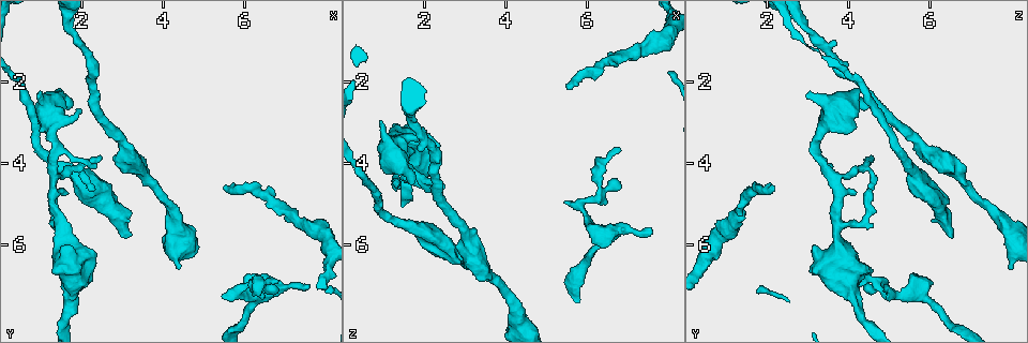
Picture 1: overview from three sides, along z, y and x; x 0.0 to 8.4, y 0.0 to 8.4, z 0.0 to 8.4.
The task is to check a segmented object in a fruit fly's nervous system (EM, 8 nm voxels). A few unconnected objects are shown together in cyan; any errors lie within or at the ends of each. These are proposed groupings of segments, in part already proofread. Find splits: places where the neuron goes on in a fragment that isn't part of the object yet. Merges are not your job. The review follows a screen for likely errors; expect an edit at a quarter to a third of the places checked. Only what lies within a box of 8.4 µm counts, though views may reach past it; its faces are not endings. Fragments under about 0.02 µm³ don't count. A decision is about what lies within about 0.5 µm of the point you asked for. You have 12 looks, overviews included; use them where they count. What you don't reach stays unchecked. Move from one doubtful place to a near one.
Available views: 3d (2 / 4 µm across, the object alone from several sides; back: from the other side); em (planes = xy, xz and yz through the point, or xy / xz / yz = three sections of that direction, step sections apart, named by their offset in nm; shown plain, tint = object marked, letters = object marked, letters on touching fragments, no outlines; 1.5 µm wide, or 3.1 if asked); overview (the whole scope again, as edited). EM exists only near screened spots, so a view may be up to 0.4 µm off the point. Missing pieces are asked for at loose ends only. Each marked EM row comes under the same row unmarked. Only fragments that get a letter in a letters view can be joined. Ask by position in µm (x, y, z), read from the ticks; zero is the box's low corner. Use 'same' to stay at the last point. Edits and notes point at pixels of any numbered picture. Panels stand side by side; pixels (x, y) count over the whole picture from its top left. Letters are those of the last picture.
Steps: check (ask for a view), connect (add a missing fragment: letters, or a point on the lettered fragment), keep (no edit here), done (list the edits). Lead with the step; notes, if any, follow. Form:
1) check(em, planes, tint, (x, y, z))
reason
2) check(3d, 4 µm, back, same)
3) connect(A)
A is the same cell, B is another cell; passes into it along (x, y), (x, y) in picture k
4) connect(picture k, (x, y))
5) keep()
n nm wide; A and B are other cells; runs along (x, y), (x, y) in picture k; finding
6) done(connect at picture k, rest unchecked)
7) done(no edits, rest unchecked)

check(em, planes, letters, (5.50, 4.50, 2.10))

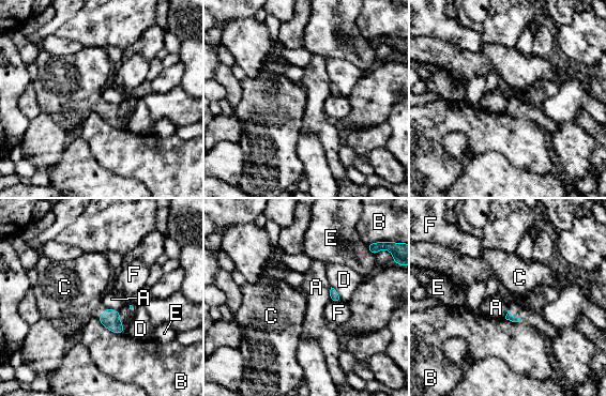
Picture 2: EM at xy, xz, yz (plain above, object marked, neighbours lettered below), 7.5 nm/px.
connect(C)
C is the same cell, A, B, D, E and F are other cells; the neuron continues

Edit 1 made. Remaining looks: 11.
check(overview)
redraw

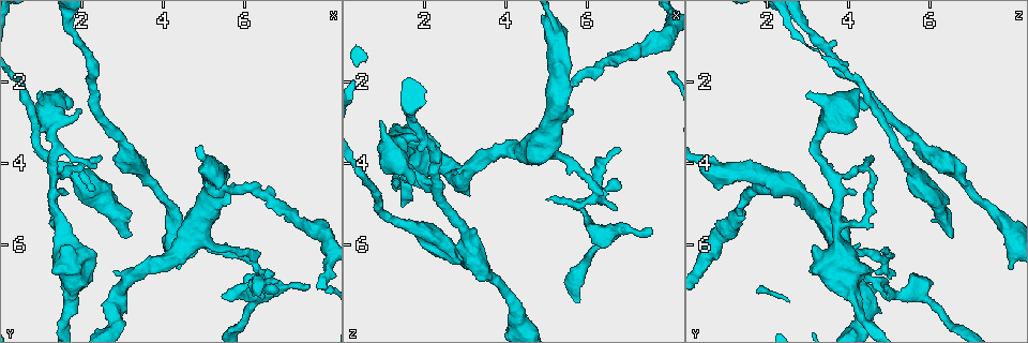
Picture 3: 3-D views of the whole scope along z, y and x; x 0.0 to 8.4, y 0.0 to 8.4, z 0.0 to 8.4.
check(em, xz, step 8, letters, (2.35, 4.15, 3.60))

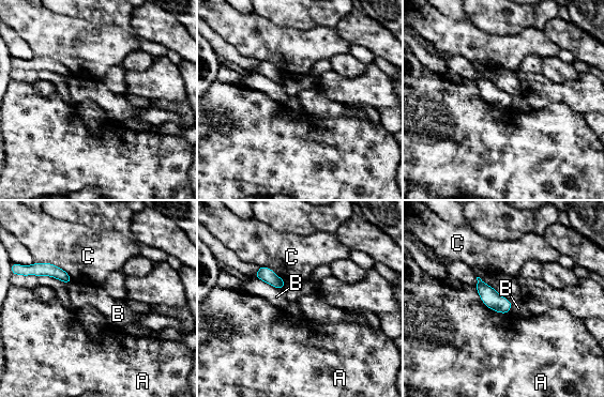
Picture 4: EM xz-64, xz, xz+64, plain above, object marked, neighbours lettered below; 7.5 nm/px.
check(em, planes, letters, same)
another direction

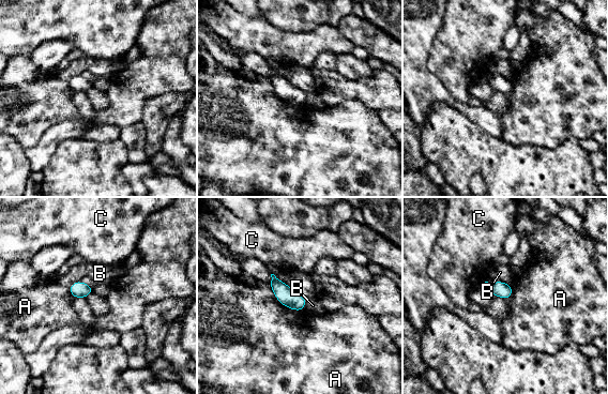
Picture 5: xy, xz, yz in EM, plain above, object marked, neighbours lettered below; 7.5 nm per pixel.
keep()
A touches over 320 nm; A, B and C are other cells; none of them fits

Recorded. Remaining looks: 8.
check(em, planes, letters, (1.55, 6.05, 3.15))
thick end

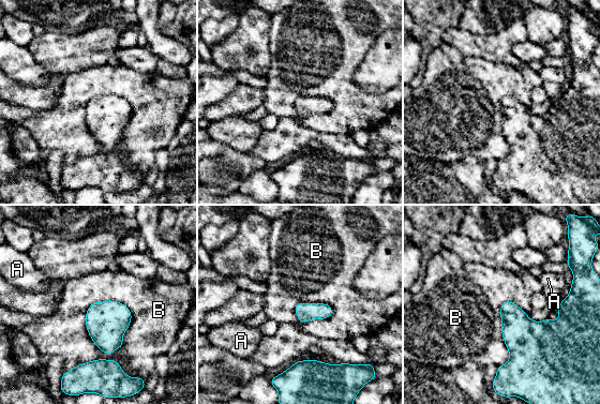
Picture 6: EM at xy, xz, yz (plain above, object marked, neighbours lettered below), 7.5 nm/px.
keep()
A and B are other cells; none of them fits

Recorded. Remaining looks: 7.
check(em, 3.1 µm, yz, step 8, letters, (3.20, 5.75, 6.55))

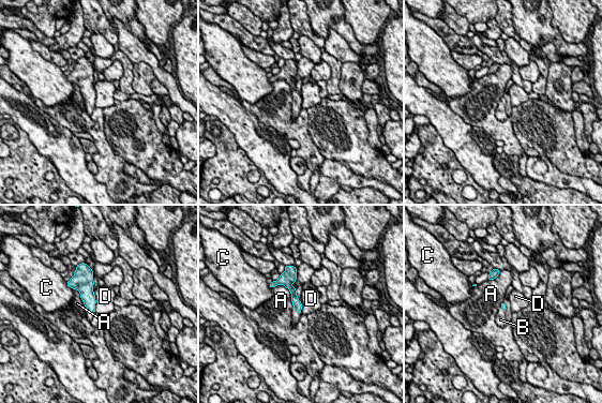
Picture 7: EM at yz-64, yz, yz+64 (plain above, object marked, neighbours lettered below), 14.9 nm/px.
check(em, 3.1 µm, planes, letters, same)

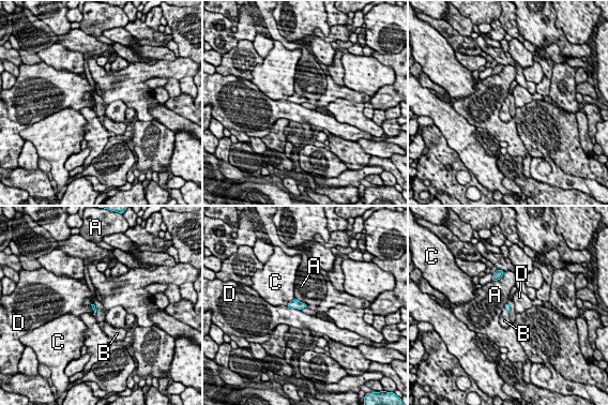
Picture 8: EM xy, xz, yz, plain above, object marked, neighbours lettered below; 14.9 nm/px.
connect(B)
B is the same cell, A, C and D are other cells; passes into it along (506, 305), (506, 310), (504, 320) in picture 8; the neuron continues

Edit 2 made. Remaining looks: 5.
done(connect at picture 2, connect at picture 8, rest unchecked)

